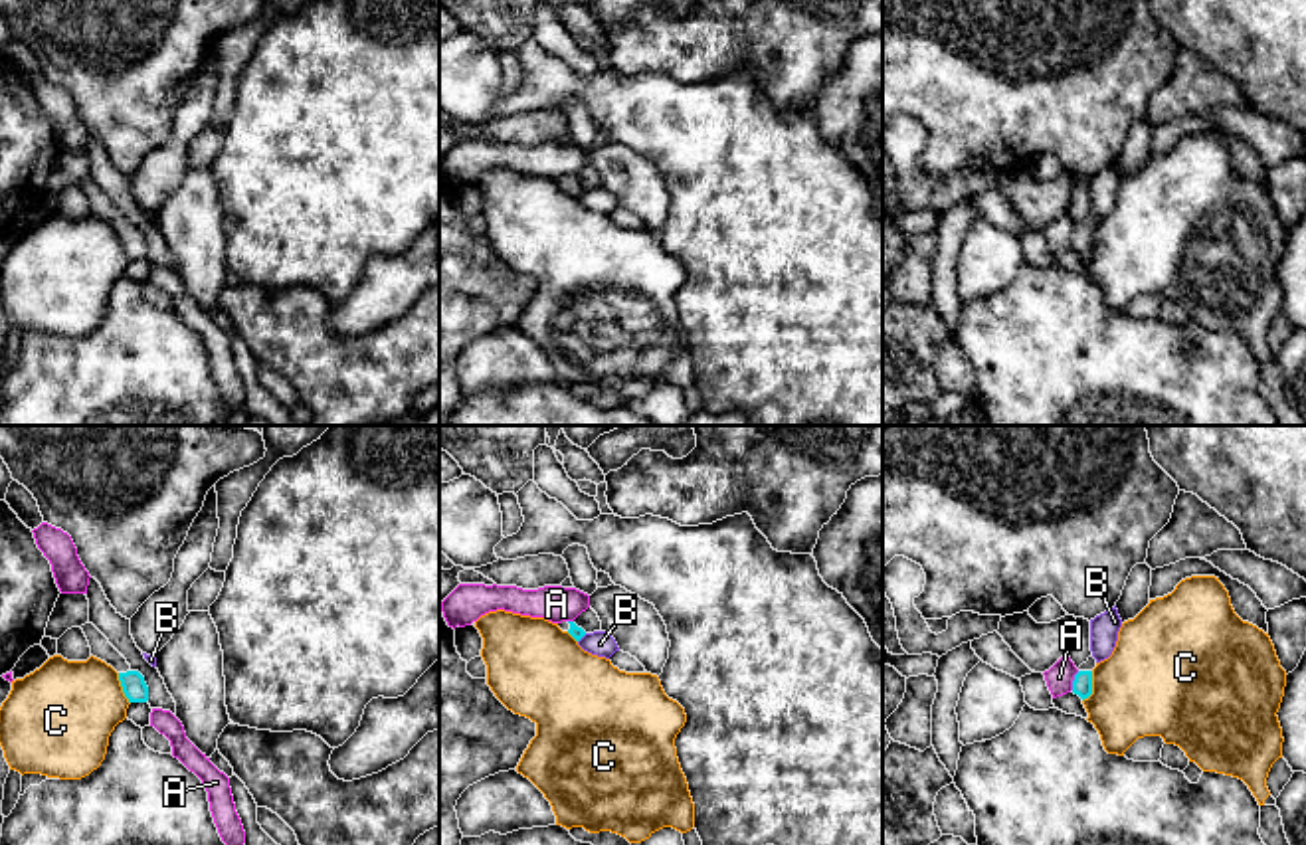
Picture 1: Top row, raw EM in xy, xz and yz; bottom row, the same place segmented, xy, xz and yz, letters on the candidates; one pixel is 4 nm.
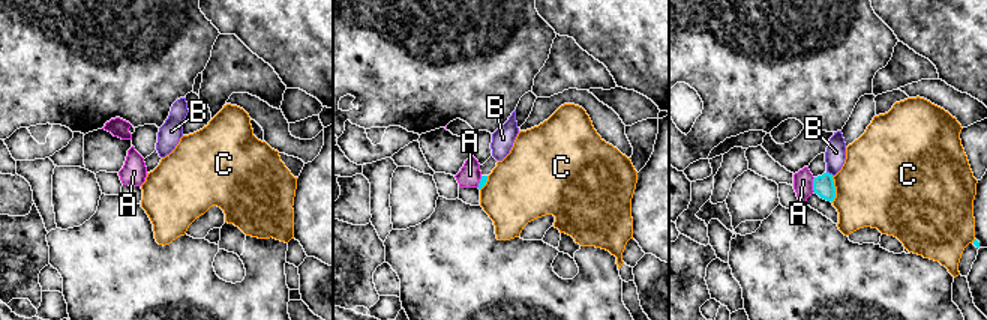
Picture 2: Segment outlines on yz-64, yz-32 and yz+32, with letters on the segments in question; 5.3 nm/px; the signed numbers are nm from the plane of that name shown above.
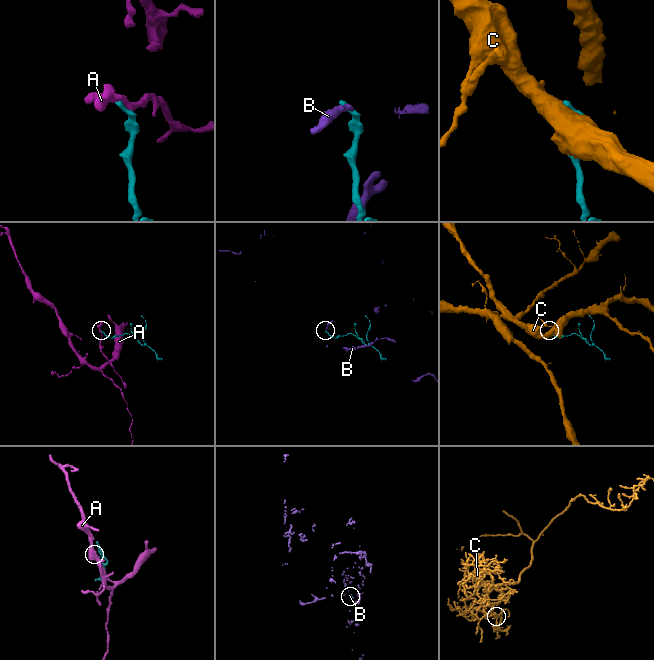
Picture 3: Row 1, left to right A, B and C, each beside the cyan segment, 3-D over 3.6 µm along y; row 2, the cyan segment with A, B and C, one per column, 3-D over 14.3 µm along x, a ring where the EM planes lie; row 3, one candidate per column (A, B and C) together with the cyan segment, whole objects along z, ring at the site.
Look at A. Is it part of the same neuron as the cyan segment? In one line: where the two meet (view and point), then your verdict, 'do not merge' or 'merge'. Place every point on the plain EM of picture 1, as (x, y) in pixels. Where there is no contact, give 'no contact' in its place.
contact yz (1073, 238); do not merge

